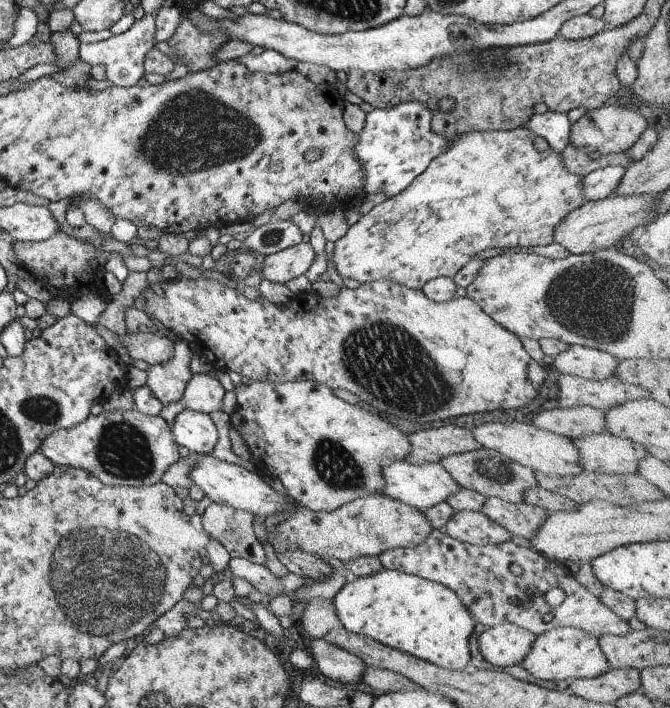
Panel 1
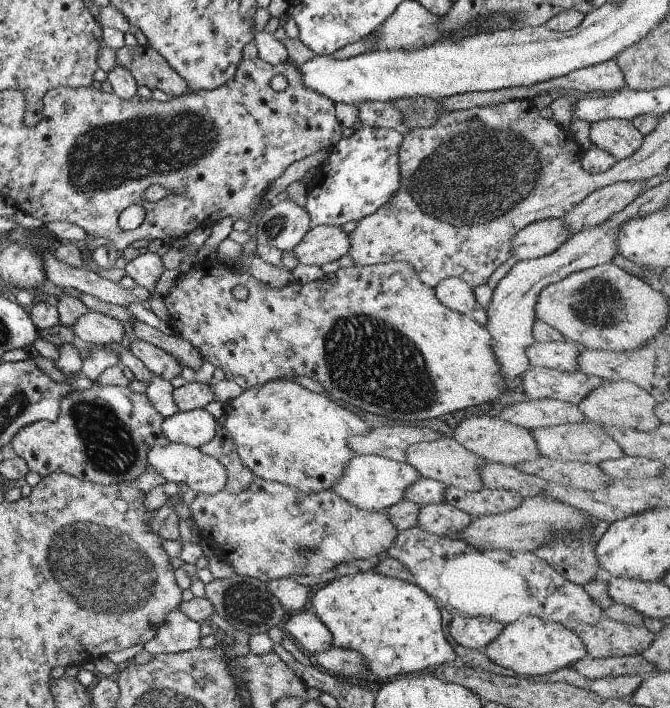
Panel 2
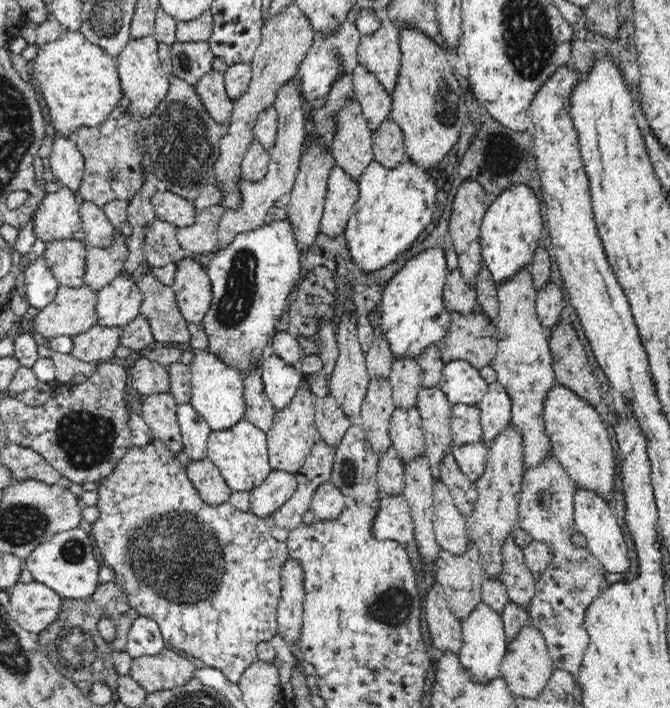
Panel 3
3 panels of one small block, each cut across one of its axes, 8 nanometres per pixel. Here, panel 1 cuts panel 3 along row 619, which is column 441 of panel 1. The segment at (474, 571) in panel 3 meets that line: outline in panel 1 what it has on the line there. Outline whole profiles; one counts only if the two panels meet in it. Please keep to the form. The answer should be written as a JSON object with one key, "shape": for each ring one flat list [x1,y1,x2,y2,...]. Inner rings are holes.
{"shape":[[480,448,476,451,457,453,442,458,440,464,460,488,471,489,485,498,499,497,510,503,520,503,523,501,523,493,538,485,534,471,491,449]]}

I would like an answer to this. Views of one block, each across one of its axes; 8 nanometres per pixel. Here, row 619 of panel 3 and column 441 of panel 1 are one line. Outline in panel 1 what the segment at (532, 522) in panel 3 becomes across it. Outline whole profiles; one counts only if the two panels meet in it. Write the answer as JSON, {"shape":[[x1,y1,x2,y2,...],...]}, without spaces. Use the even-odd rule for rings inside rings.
{"shape":[[434,529,424,542,416,547,391,549,385,551,378,558,385,569,395,569,410,575,417,575,422,579,435,581,450,588,450,591,458,596,461,604,464,604,472,618,486,629,507,621,532,632,534,635,540,635,558,626,570,626,588,631,596,638,606,634,626,635,631,632,628,622,619,618,598,597,593,596,582,584,579,584,567,568,557,566,554,562,549,562,543,555,531,549,516,546,511,541,472,545,451,538,444,530],[553,587,560,588,564,592,564,602,560,602,560,606,555,609,548,607,546,600,544,600,546,592],[530,588,534,588,536,592,530,594,528,592]]}

